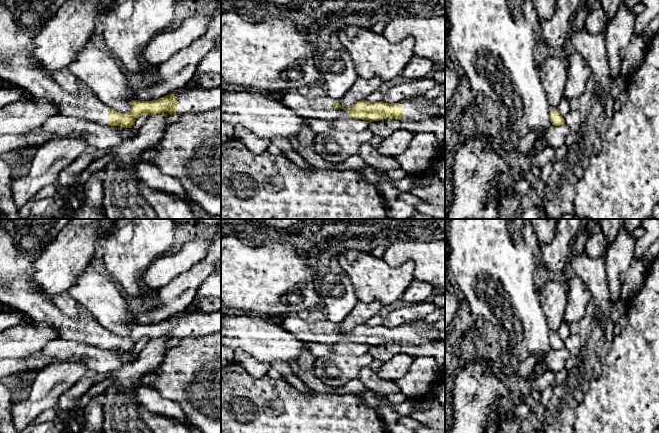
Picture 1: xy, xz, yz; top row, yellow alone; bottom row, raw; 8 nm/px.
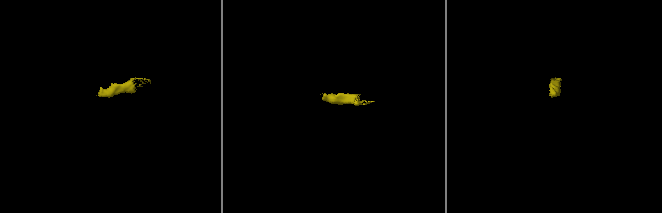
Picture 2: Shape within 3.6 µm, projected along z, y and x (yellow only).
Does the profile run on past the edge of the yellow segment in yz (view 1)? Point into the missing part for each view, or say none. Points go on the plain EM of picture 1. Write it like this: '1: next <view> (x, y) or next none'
1: next yz (563, 332)

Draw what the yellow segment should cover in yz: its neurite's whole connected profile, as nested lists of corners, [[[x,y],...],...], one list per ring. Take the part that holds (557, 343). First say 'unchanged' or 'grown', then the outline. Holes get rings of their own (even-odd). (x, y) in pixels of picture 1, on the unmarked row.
grown | [[[563,321],[557,331],[549,332],[550,346],[552,350],[565,348],[565,341],[570,335],[569,324]]]

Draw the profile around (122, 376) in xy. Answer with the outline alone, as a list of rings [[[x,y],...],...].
[[[169,336],[150,340],[133,362],[110,373],[98,373],[93,385],[105,379],[109,379],[112,385],[130,385],[133,376],[149,373],[159,366],[169,350],[169,340]]]

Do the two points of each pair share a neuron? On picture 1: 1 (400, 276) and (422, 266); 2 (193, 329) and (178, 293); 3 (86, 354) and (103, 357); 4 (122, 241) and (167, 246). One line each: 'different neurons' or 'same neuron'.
1: different neurons
2: different neurons
3: same neuron
4: same neuron

